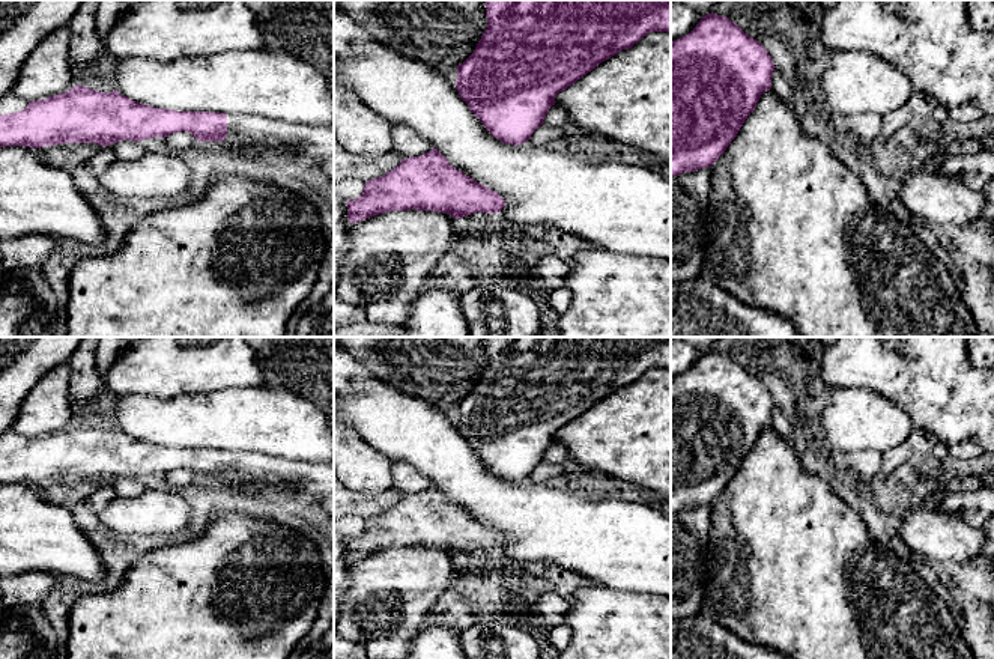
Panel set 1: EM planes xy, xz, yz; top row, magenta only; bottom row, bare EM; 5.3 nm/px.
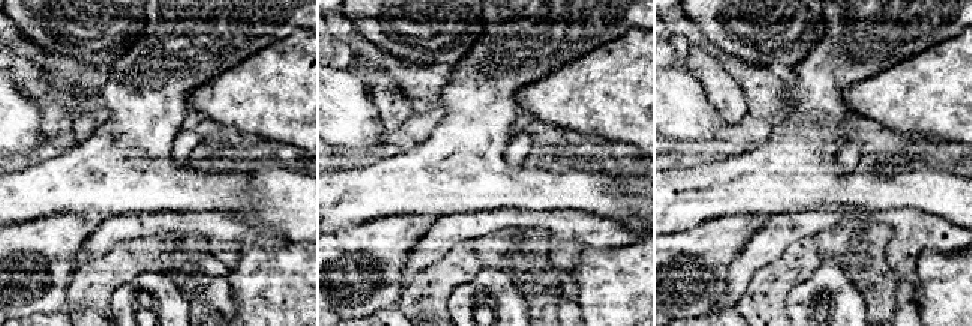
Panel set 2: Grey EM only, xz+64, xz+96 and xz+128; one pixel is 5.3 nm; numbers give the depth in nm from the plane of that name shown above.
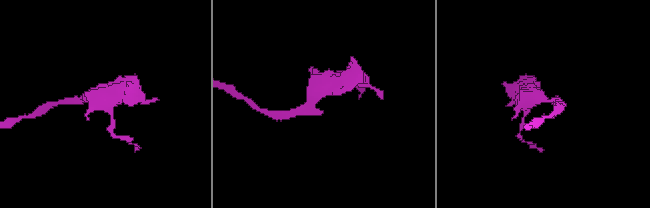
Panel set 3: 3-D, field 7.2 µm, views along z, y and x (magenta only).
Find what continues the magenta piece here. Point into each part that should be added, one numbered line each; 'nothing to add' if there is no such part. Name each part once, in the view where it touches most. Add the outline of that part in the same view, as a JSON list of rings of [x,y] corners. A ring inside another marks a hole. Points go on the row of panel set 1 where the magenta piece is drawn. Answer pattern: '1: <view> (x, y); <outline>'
1: xy (318, 140); [[[248,113],[227,114],[227,137],[241,137],[268,147],[296,149],[314,159],[334,156],[334,125],[302,125]]]

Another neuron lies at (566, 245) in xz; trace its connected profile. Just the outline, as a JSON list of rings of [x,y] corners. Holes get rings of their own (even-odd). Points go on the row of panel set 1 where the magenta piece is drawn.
[[[511,226],[508,230],[519,232],[528,238],[544,241],[553,248],[553,254],[565,262],[571,262],[582,250],[589,248],[589,242],[579,235],[562,232],[555,226]]]

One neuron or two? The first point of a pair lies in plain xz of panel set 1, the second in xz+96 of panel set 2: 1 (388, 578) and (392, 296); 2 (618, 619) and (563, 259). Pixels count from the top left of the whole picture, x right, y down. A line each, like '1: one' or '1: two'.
1: one
2: two

